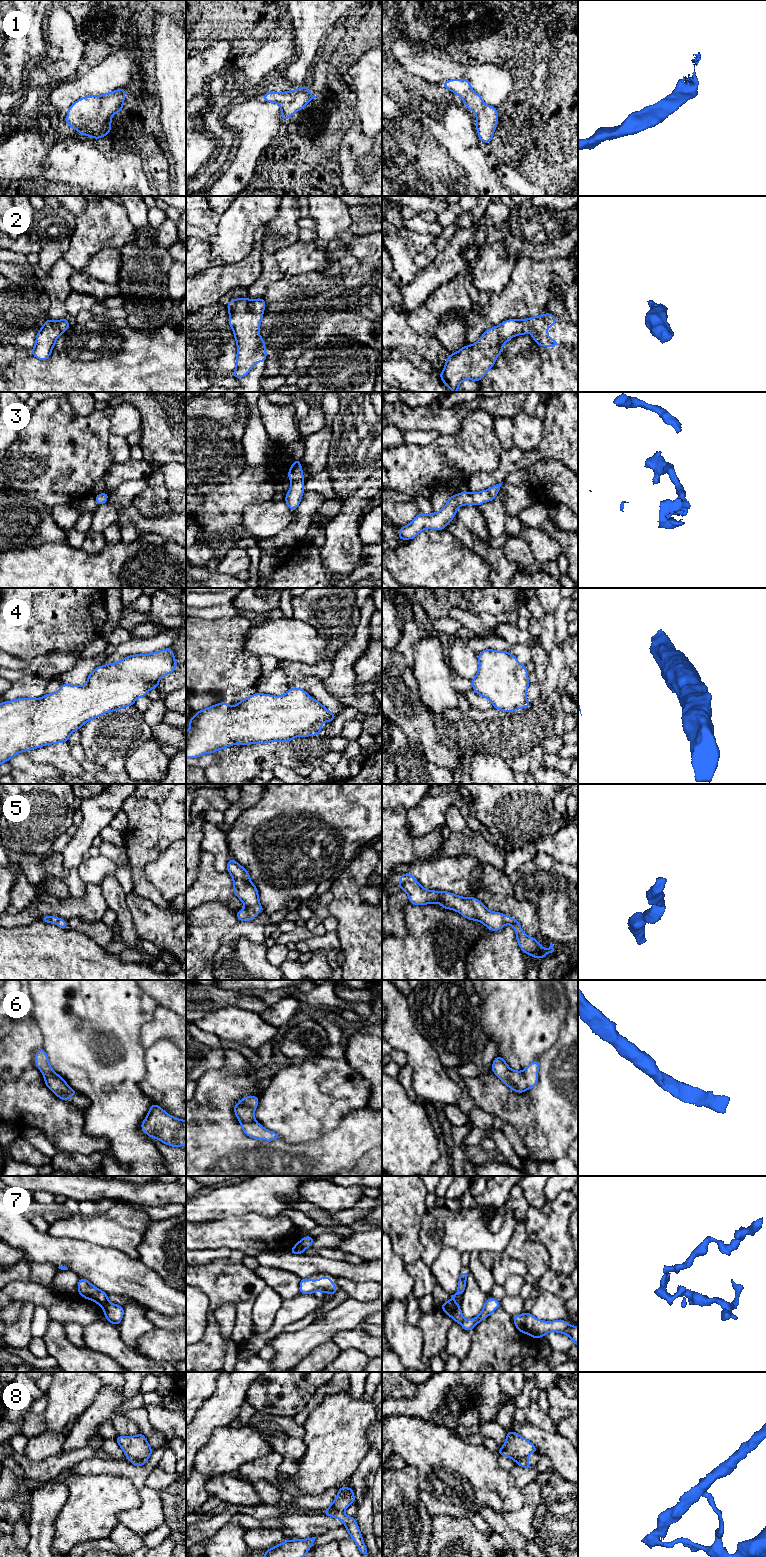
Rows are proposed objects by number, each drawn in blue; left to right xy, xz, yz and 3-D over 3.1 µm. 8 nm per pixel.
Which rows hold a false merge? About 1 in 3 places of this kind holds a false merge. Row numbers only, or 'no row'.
4, 7, 8

